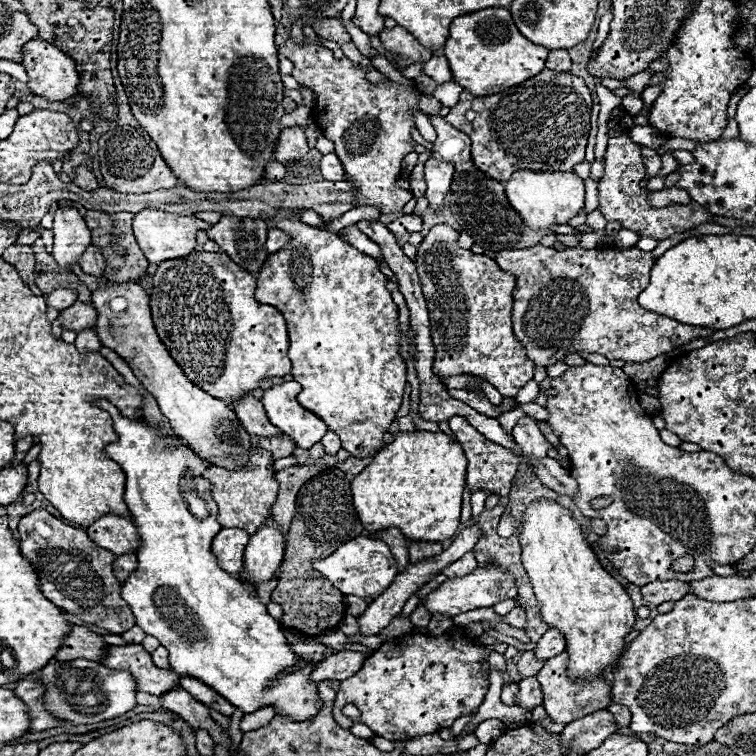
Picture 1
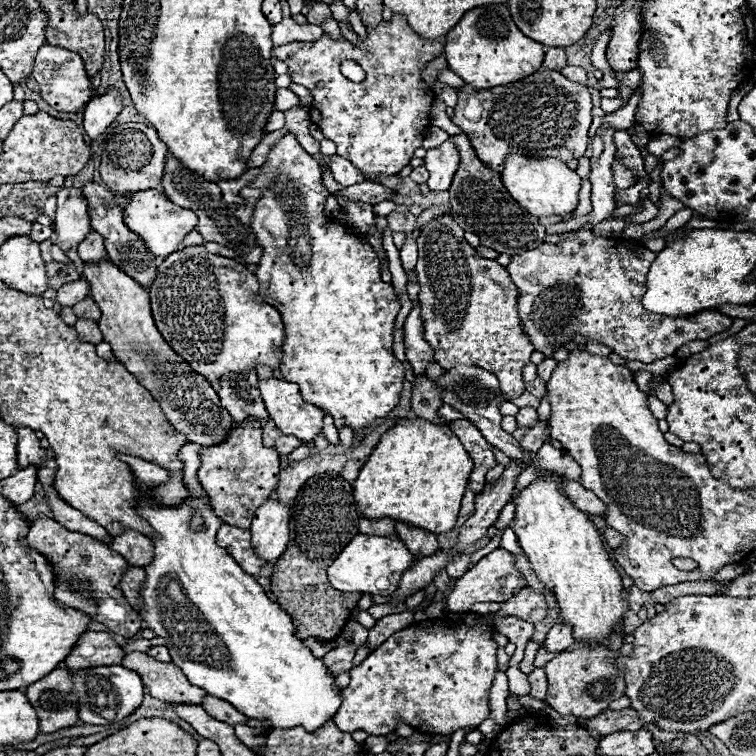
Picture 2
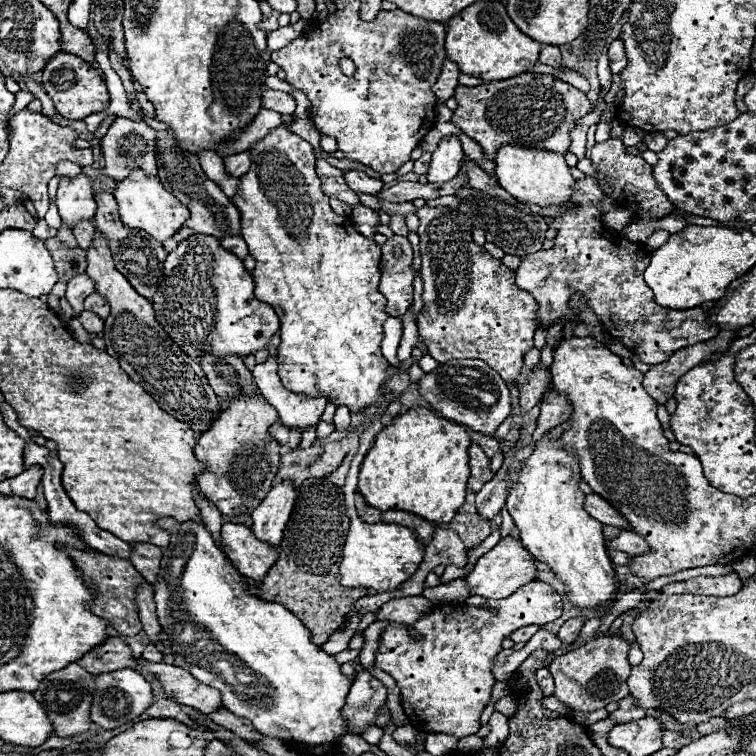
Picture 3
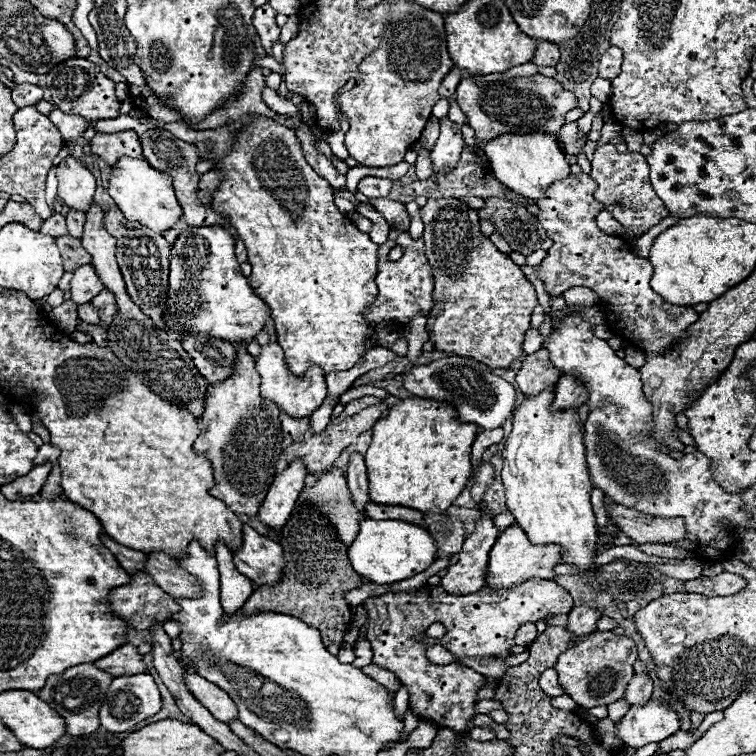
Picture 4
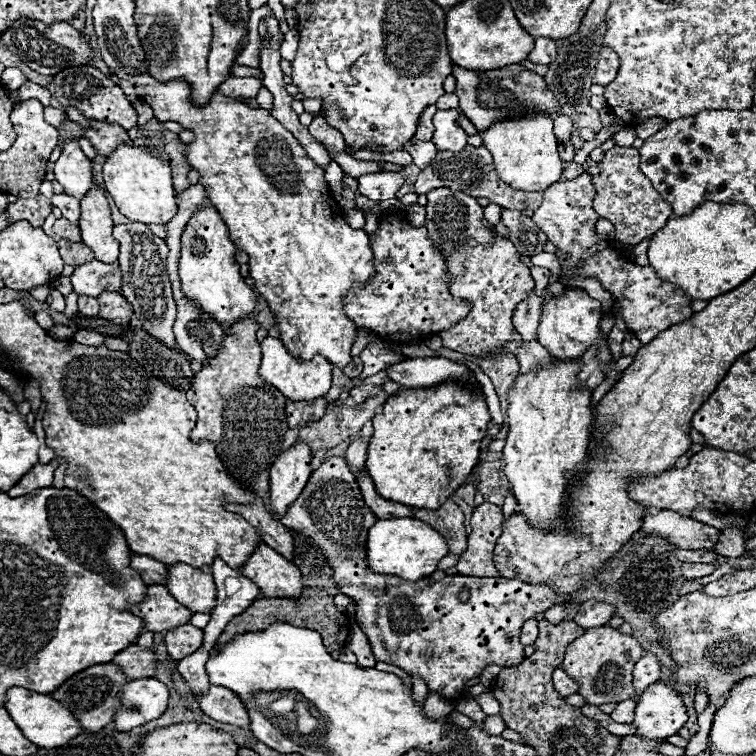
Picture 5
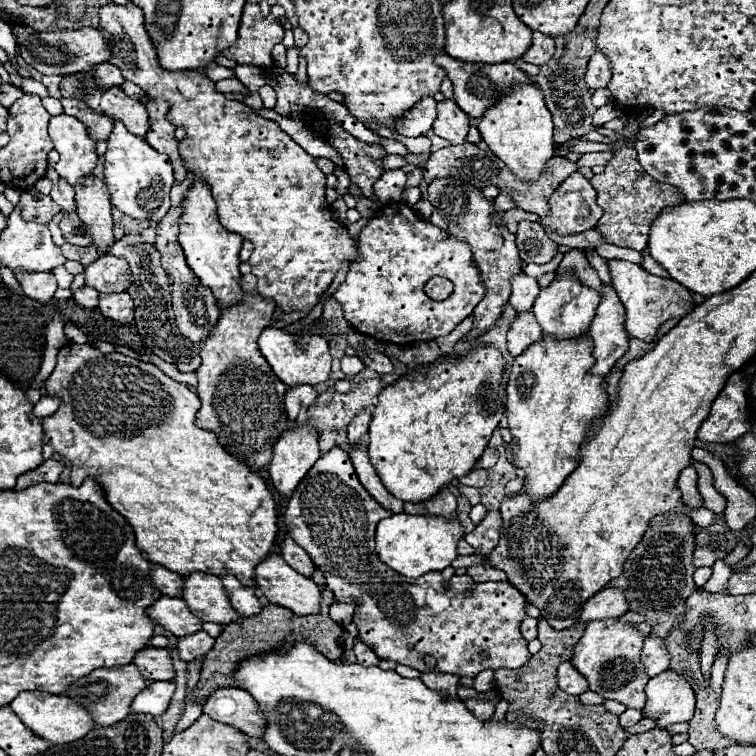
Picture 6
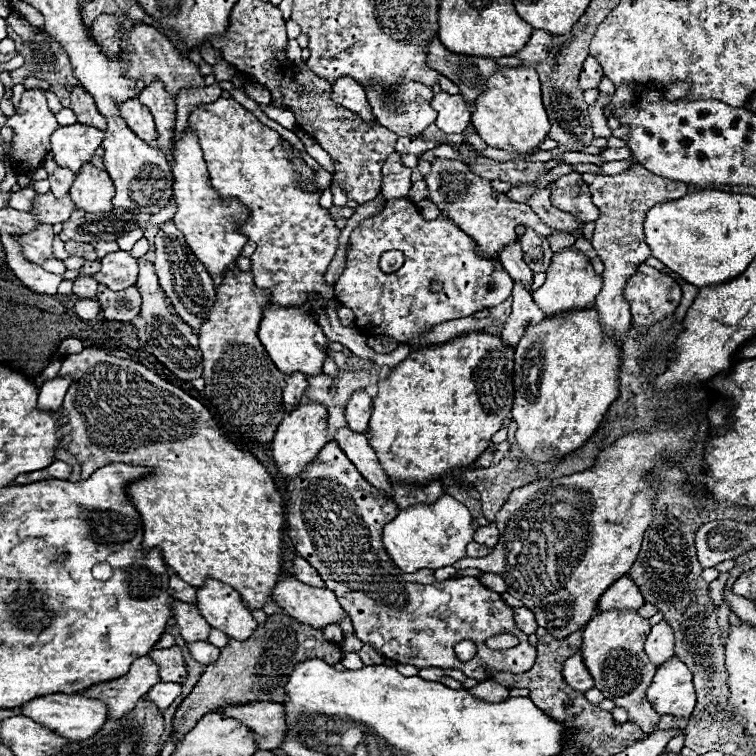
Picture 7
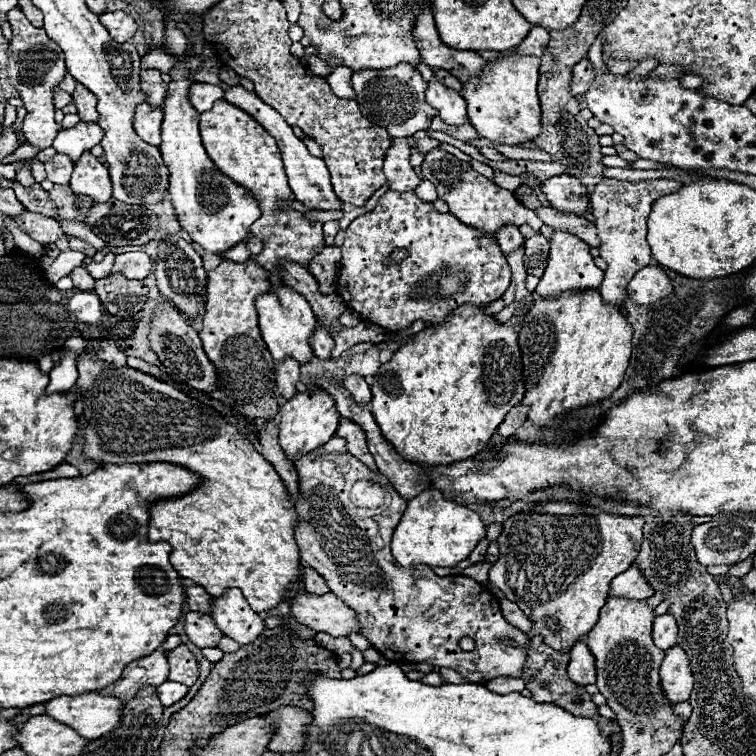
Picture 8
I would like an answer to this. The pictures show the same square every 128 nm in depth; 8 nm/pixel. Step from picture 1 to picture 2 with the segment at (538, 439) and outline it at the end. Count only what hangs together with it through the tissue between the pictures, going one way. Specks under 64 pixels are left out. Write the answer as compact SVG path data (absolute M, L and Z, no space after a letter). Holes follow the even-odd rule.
M524 406L524 408L520 408L520 412L516 414L516 420L518 420L518 426L532 428L532 426L538 422L536 408L532 408L532 406Z

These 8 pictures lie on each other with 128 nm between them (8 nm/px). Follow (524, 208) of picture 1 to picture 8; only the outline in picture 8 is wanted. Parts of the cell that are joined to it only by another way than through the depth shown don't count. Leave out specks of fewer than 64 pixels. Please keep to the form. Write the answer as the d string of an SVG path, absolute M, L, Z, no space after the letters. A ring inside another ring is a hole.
M514 52L486 62L484 70L468 78L460 94L468 104L468 120L480 136L496 144L522 144L542 132L540 104L538 104L538 68L540 58L518 56Z

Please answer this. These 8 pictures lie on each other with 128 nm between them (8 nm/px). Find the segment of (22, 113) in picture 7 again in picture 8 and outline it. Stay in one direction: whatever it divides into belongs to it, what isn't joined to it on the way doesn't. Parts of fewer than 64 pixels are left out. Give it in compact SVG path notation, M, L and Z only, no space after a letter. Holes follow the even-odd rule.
M18 8L10 10L8 22L12 26L12 38L8 40L6 72L8 72L10 84L20 94L20 98L24 102L24 108L28 110L22 130L24 130L24 136L28 138L28 144L44 150L44 148L52 146L54 134L58 134L58 130L60 130L58 124L54 122L54 112L56 112L56 108L54 108L54 88L68 74L66 64L64 64L64 52L60 50L60 46L54 40L50 40L46 36L44 28L32 26L26 20L26 16L22 14L22 10L18 10Z

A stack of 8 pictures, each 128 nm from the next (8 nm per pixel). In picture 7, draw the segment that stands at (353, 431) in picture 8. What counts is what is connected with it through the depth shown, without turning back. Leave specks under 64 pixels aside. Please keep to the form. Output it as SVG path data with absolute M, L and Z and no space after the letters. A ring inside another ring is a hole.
M348 426L340 428L334 436L334 440L338 442L338 446L344 450L344 454L352 460L352 464L360 470L360 474L378 490L386 492L388 496L392 496L390 484L388 484L388 474L382 470L376 452L370 448L368 438L364 434L352 432Z

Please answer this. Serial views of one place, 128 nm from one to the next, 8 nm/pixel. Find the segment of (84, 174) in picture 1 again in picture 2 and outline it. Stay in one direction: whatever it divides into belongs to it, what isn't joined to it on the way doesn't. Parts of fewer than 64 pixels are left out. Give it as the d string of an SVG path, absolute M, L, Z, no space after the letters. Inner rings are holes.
M86 184L82 188L88 206L90 206L90 220L92 220L92 228L102 234L104 238L104 248L108 252L110 262L114 262L114 266L118 266L122 272L126 272L130 278L134 278L140 286L148 288L152 284L152 280L156 278L156 266L152 266L152 262L156 260L154 254L150 254L150 250L146 250L146 246L142 244L142 238L138 238L138 234L134 234L132 230L126 228L126 224L122 222L122 208L114 202L114 194L106 188L106 186L98 186L98 184Z

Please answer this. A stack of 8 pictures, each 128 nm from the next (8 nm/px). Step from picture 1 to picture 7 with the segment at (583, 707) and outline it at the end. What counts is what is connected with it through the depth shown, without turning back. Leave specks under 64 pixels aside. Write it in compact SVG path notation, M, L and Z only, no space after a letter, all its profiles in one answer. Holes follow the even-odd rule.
M604 610L586 624L580 648L584 664L590 670L596 688L604 694L604 698L610 698L618 708L624 708L628 712L628 722L636 724L644 732L642 738L654 734L660 720L658 712L646 698L646 690L656 672L656 666L650 662L648 654L644 654L644 642L648 634L650 622L648 618L642 618L638 610Z

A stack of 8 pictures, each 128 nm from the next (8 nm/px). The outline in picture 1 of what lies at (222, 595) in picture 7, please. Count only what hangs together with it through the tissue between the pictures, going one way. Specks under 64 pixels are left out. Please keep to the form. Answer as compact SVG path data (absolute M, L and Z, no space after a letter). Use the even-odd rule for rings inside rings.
M114 514L98 518L94 524L86 528L86 532L98 546L112 550L114 554L136 552L140 542L136 526Z

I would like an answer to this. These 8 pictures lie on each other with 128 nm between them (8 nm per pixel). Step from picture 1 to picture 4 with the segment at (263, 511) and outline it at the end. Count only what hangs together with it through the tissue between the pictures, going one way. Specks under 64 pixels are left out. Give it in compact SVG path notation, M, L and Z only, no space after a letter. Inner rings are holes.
M246 342L236 344L236 364L230 378L208 384L204 402L204 416L198 420L200 434L194 440L194 452L206 454L214 464L216 486L210 494L222 500L242 522L258 530L266 538L278 538L278 530L270 530L258 522L260 504L266 498L270 478L276 474L276 462L282 454L282 424L280 410L274 402L266 402L260 396L260 374L256 372L256 360L246 350Z

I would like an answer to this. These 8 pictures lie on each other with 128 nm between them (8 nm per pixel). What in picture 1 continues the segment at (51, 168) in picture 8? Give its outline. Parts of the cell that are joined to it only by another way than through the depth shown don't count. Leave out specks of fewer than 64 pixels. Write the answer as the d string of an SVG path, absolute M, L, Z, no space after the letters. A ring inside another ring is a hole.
M94 244L88 246L80 258L80 268L84 270L84 274L98 278L104 272L104 266L106 266L106 260L104 260L102 252L98 252L98 246L94 246Z

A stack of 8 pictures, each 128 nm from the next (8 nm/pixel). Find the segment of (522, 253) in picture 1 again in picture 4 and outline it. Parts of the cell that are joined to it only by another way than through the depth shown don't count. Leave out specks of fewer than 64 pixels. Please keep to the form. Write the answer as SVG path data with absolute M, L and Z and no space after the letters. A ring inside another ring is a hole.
M580 172L570 174L562 182L554 182L554 186L550 186L546 192L546 198L538 200L540 212L536 218L542 222L554 244L536 270L552 298L560 296L572 286L586 286L594 290L600 300L606 302L604 308L610 316L606 318L610 330L614 330L618 336L634 336L634 346L642 348L644 352L660 354L682 338L682 332L698 320L698 312L692 306L674 306L664 298L658 298L658 294L654 294L650 288L650 262L632 254L630 243L624 242L619 236L608 236L596 226L596 216L604 210L604 206L594 202L594 190L596 182L588 174Z

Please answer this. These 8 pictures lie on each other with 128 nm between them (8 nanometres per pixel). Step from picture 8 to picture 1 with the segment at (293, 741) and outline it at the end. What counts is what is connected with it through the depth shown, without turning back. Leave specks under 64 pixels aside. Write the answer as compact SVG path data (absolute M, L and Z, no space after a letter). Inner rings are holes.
M110 646L104 666L114 670L128 670L138 684L138 690L148 692L152 696L162 696L168 690L180 688L180 674L172 670L158 670L150 658L150 654L140 646Z

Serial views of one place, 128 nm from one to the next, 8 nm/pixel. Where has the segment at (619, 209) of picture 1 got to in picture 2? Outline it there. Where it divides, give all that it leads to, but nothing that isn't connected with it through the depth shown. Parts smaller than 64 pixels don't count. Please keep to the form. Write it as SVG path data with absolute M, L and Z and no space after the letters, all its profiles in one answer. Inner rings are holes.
M612 162L612 172L614 172L614 182L616 182L616 188L618 190L624 190L624 188L630 188L634 186L634 176L628 168L624 168L622 164L618 162Z

